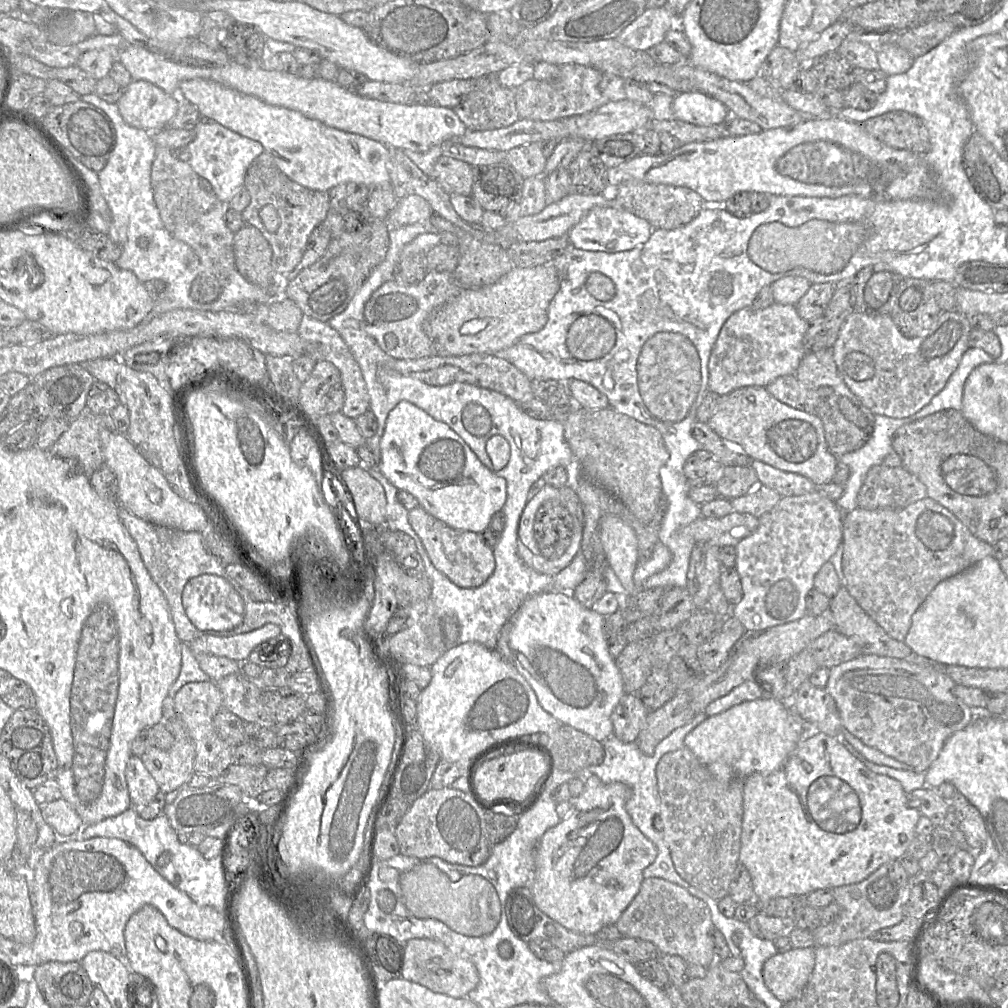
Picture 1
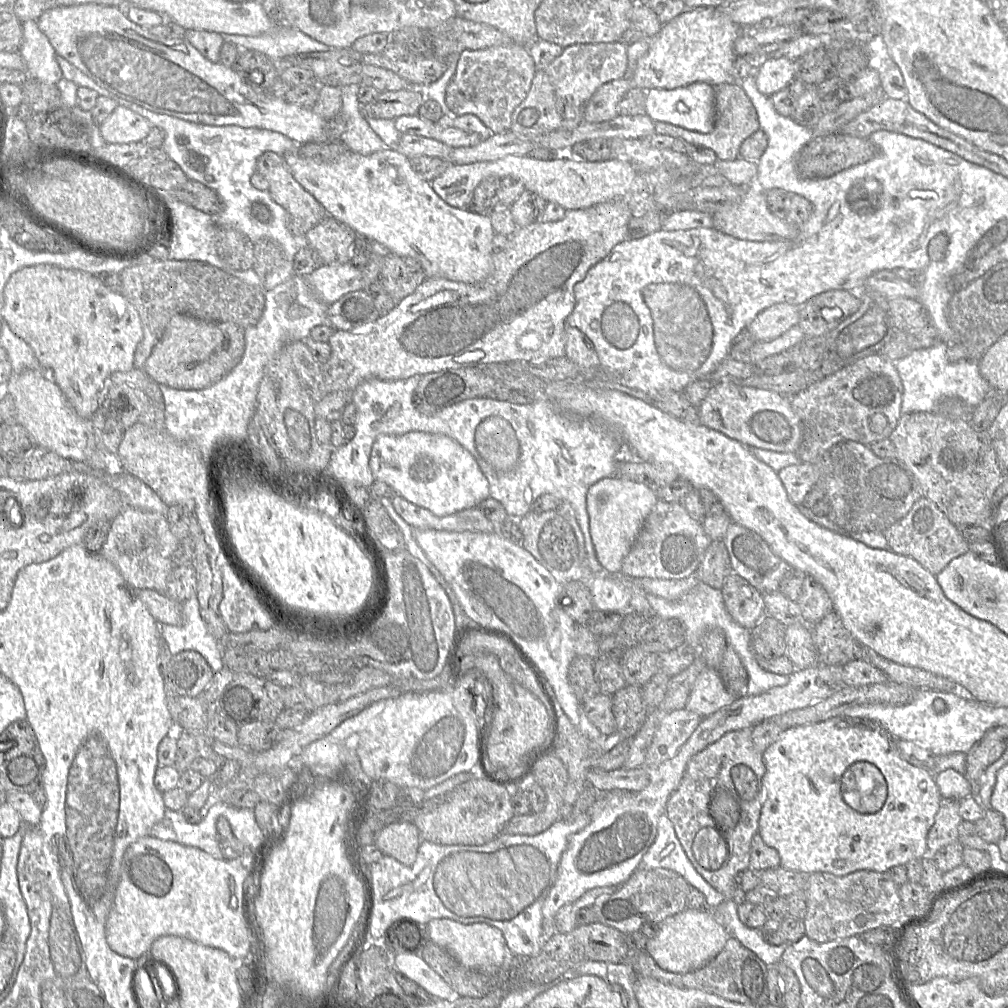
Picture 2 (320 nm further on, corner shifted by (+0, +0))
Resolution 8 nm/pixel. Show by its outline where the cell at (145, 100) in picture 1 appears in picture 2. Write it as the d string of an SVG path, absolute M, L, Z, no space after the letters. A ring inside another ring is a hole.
M118 105L100 125L106 144L141 142L151 131L151 123L131 109Z

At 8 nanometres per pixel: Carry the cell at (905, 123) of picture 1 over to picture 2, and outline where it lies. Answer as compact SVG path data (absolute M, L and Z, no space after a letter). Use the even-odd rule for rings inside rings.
M841 132L814 136L799 152L796 159L796 168L804 178L827 178L844 169L867 162L880 153L881 149L868 138L860 138Z

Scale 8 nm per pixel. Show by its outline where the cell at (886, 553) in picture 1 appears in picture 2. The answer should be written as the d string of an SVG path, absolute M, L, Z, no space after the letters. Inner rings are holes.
M924 496L913 504L901 520L887 528L883 534L891 551L914 558L935 576L950 561L969 551L970 543L962 536L958 527L934 502Z

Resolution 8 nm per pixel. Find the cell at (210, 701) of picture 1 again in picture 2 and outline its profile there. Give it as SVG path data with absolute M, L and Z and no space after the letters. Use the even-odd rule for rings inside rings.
M184 650L172 655L163 672L165 691L169 689L177 695L199 697L210 684L213 675L214 672L200 653L193 650Z

